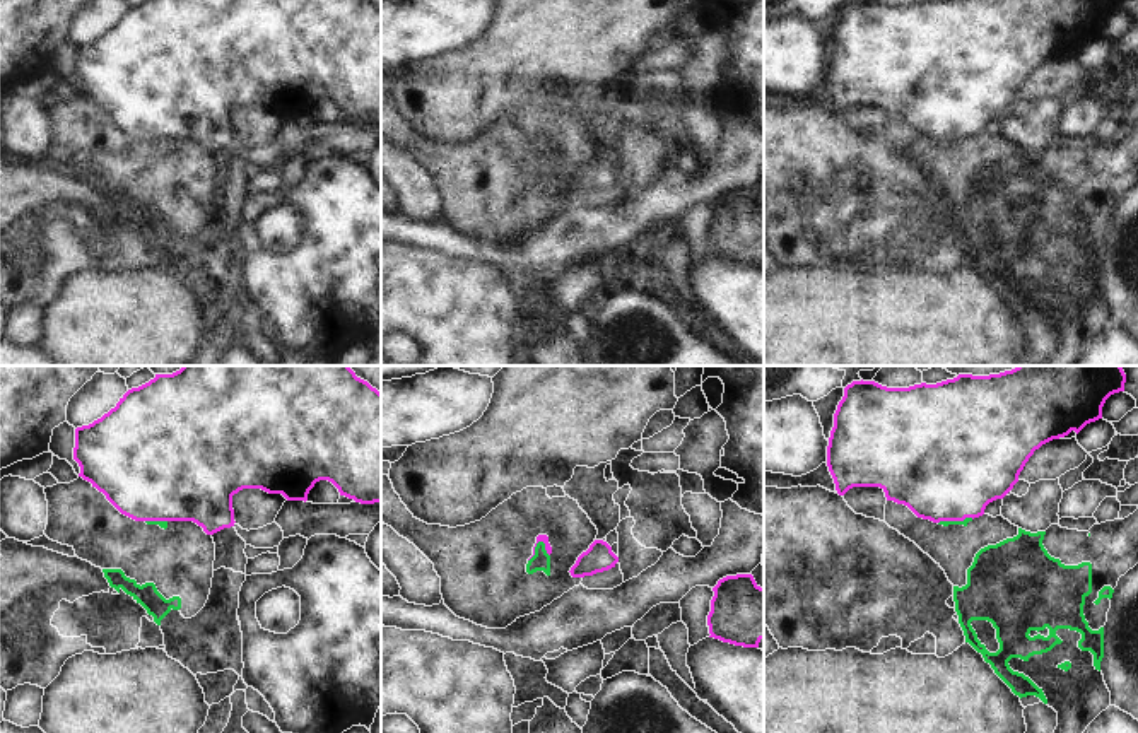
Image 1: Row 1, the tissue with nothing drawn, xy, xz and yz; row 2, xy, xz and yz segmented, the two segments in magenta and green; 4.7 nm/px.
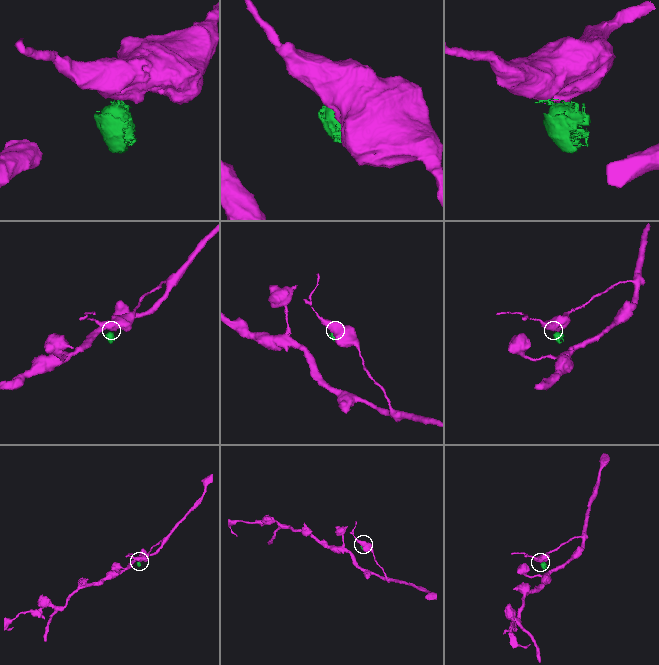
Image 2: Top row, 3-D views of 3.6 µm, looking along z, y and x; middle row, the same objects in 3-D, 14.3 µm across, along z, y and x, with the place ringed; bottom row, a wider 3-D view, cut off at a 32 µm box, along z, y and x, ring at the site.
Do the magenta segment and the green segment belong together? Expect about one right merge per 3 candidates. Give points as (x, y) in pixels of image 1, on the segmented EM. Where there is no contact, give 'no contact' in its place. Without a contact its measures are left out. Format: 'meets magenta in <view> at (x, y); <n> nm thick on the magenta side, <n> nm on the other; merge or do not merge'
meets magenta in xz at (533, 551); 40 nm thick on the magenta side, 90 nm on the other; do not merge

